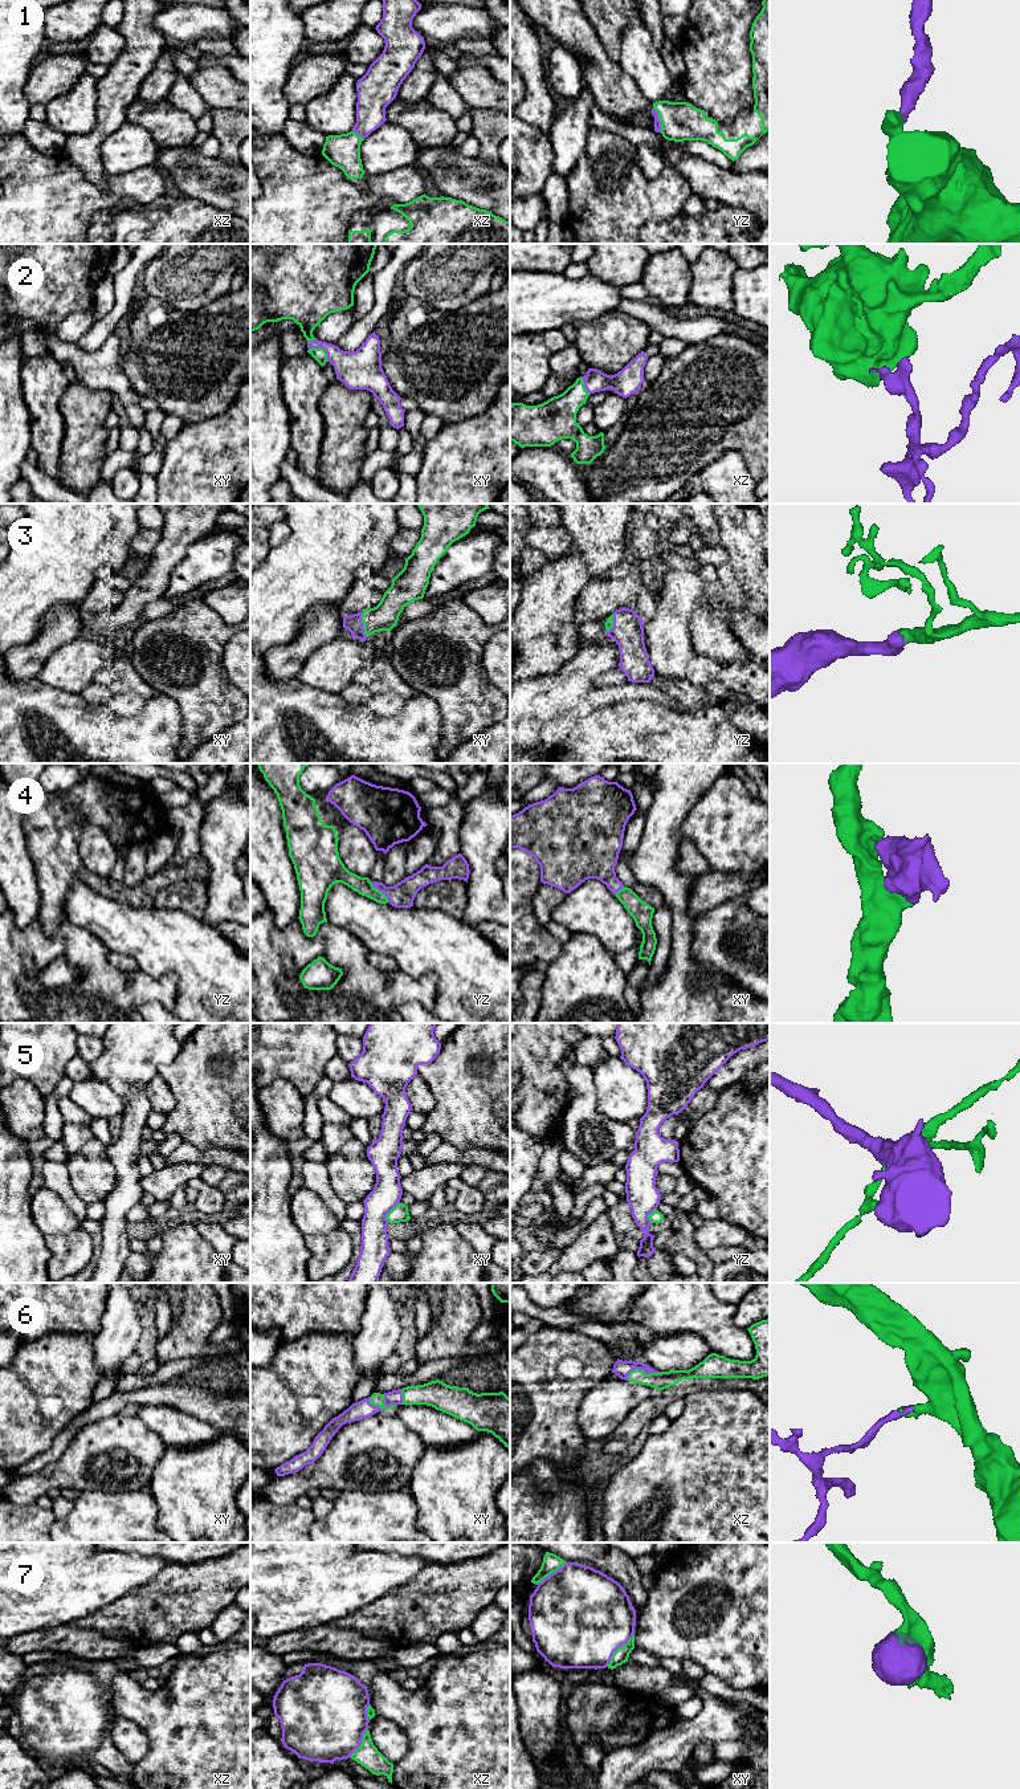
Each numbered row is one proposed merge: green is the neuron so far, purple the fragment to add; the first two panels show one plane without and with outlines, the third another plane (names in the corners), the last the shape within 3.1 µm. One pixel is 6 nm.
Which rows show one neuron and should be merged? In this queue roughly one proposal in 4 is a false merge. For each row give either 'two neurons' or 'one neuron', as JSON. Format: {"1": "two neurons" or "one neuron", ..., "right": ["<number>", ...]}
{"1": "one neuron", "2": "one neuron", "3": "one neuron", "4": "one neuron", "5": "two neurons", "6": "one neuron", "7": "one neuron", "right": ["1", "2", "3", "4", "6", "7"]}

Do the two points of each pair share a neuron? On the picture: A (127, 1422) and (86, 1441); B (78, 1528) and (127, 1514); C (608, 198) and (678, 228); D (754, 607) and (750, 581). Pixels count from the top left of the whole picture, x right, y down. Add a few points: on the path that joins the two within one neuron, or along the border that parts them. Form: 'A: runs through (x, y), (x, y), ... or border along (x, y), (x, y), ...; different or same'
A: runs through (117, 1433), (110, 1439), (97, 1439); same
B: runs through (90, 1528), (113, 1528), (115, 1525); same
C: border along (682, 212), (660, 221), (648, 221), (640, 229); different
D: border along (747, 594), (755, 598); different

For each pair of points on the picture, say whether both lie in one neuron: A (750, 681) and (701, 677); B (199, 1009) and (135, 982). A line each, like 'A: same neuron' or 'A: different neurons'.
A: same neuron
B: different neurons

